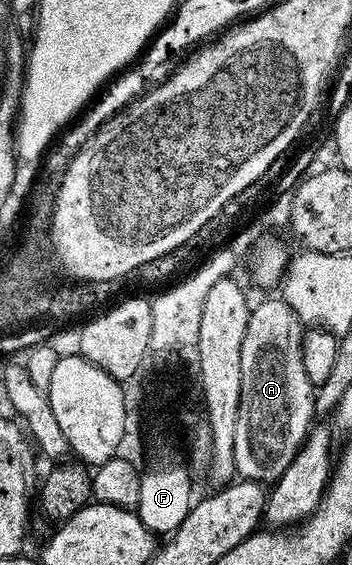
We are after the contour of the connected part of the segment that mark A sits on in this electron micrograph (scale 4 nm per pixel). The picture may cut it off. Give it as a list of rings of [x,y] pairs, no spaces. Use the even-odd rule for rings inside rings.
[[[282,298],[267,299],[251,308],[249,329],[241,344],[241,405],[233,436],[233,461],[239,479],[270,485],[285,473],[313,426],[316,388],[305,373],[304,324]]]

